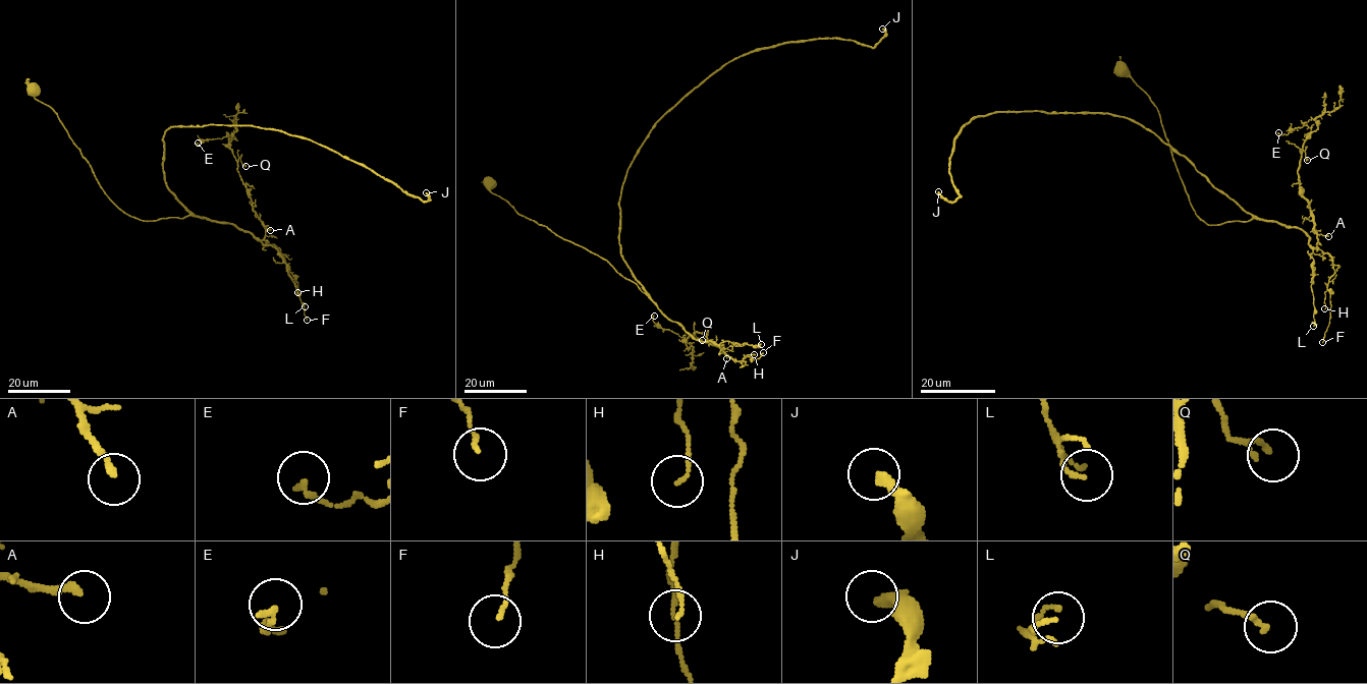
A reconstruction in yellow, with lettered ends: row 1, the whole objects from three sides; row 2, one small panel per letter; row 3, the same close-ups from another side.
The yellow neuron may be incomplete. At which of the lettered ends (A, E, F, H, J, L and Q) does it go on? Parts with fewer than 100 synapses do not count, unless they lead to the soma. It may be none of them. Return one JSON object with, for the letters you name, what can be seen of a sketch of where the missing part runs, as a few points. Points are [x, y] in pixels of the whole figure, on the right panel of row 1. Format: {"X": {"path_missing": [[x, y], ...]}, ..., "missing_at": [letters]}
{"J": {"path_missing": [[938, 191], [922, 193], [925, 155], [936, 134], [931, 112], [954, 92], [966, 67]]}, "missing_at": ["J"]}

